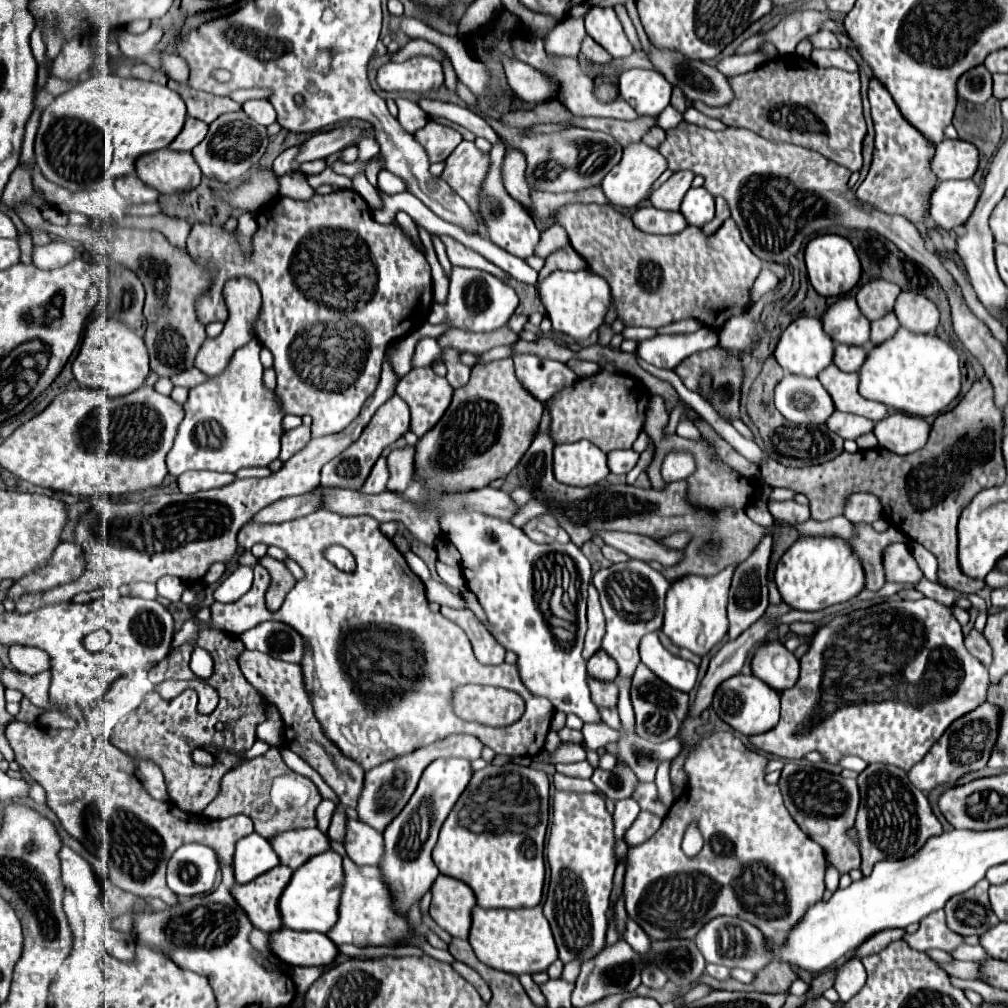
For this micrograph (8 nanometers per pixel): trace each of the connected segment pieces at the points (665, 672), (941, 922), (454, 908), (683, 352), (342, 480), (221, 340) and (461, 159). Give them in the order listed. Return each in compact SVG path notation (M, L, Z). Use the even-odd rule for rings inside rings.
M657 632L645 634L639 644L641 662L657 674L663 682L673 686L675 690L689 692L697 682L697 666L689 660L683 660L671 654L659 640Z
M937 910L933 914L927 914L919 930L915 934L905 934L903 940L913 948L913 950L929 950L929 948L941 948L945 952L951 952L959 944L963 944L963 936L953 934L945 926L945 912Z
M439 874L430 891L431 908L429 908L429 914L437 922L437 926L457 926L461 930L467 930L467 934L469 934L469 928L471 928L471 908L475 906L475 896L471 894L471 888L467 884L463 884L461 880L455 880L451 876Z
M702 329L695 333L677 334L677 336L655 336L637 344L635 354L657 366L657 368L675 368L681 364L689 354L713 348L718 345L718 336L715 331Z
M397 394L393 398L389 398L381 410L375 412L375 416L371 418L371 422L365 426L363 434L359 436L359 442L353 442L347 450L343 450L335 460L331 460L325 468L321 470L321 484L327 486L339 486L339 488L361 488L361 484L365 482L365 478L369 476L369 470L373 468L373 464L377 462L377 458L381 456L381 452L395 442L397 438L401 438L405 432L409 430L409 406L405 400L401 400Z
M245 276L229 280L223 288L223 296L225 296L225 304L229 310L229 320L225 322L225 328L217 338L207 338L203 342L203 346L199 348L197 358L195 358L197 364L193 362L193 366L197 366L207 376L221 374L221 370L225 370L225 366L229 364L229 358L233 356L233 352L237 348L245 346L253 338L253 318L257 318L259 308L261 308L261 292L259 292L257 284Z
M463 140L445 160L445 170L441 178L471 206L473 212L477 212L479 188L487 174L487 166L489 156L467 140Z

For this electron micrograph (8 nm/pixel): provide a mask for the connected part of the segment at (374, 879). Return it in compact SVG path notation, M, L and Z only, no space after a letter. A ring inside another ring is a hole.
M343 856L343 890L339 898L339 918L335 926L327 932L329 940L335 944L355 944L355 946L383 946L401 944L413 946L413 936L405 916L399 916L391 908L391 894L381 878L377 866L357 866L353 860Z

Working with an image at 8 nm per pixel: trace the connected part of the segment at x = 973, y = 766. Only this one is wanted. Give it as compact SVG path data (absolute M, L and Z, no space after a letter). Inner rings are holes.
M987 702L977 706L973 712L961 716L957 722L953 722L953 726L949 726L949 730L945 730L945 734L933 744L933 748L925 754L925 758L909 770L907 774L909 780L919 790L929 792L943 782L955 784L959 776L985 768L993 742L997 738L997 722L999 722L999 710Z

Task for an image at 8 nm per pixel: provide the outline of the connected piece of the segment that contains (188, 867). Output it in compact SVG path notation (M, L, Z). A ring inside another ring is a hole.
M185 844L167 862L167 886L177 896L195 896L213 890L219 864L209 846Z

